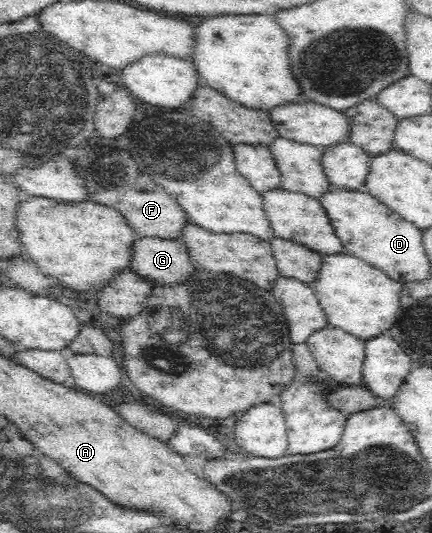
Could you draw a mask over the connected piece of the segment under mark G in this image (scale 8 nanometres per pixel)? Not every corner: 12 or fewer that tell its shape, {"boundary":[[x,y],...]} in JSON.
{"boundary":[[137,237],[130,269],[152,283],[195,269],[179,239]]}

